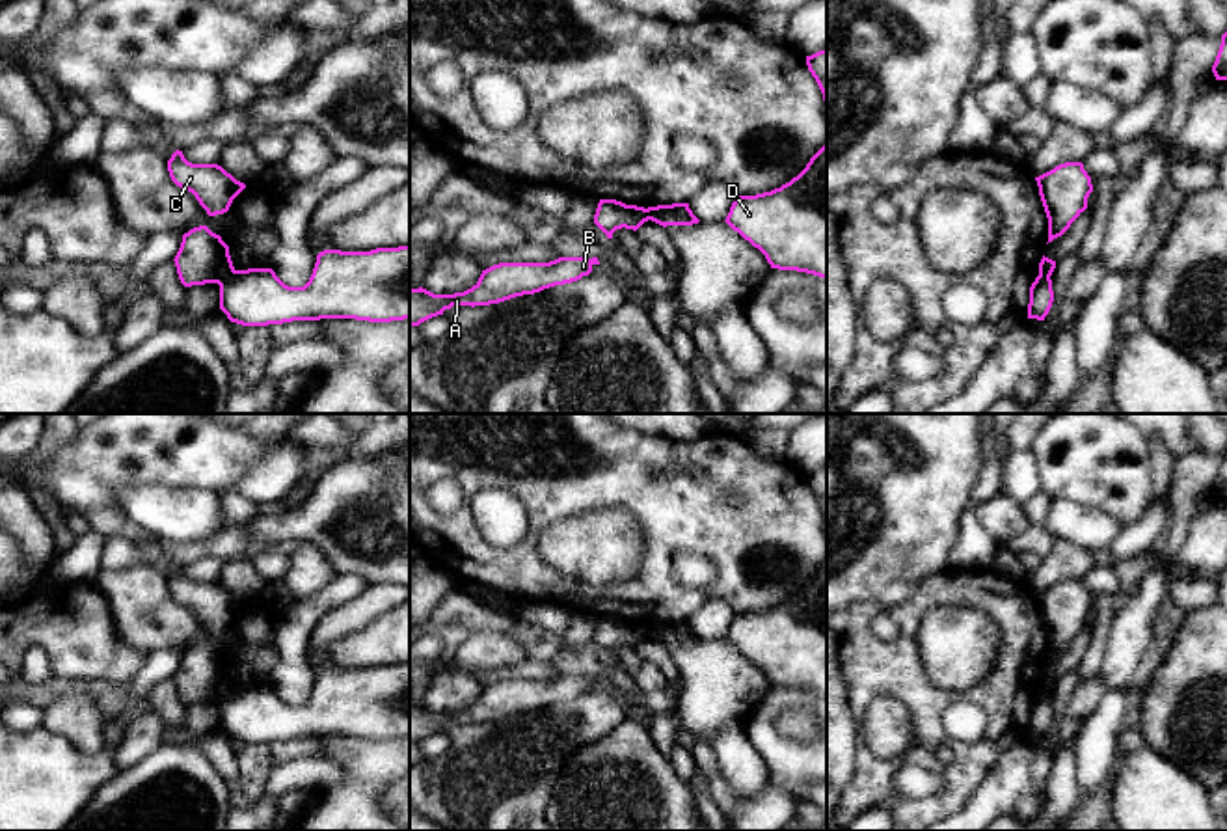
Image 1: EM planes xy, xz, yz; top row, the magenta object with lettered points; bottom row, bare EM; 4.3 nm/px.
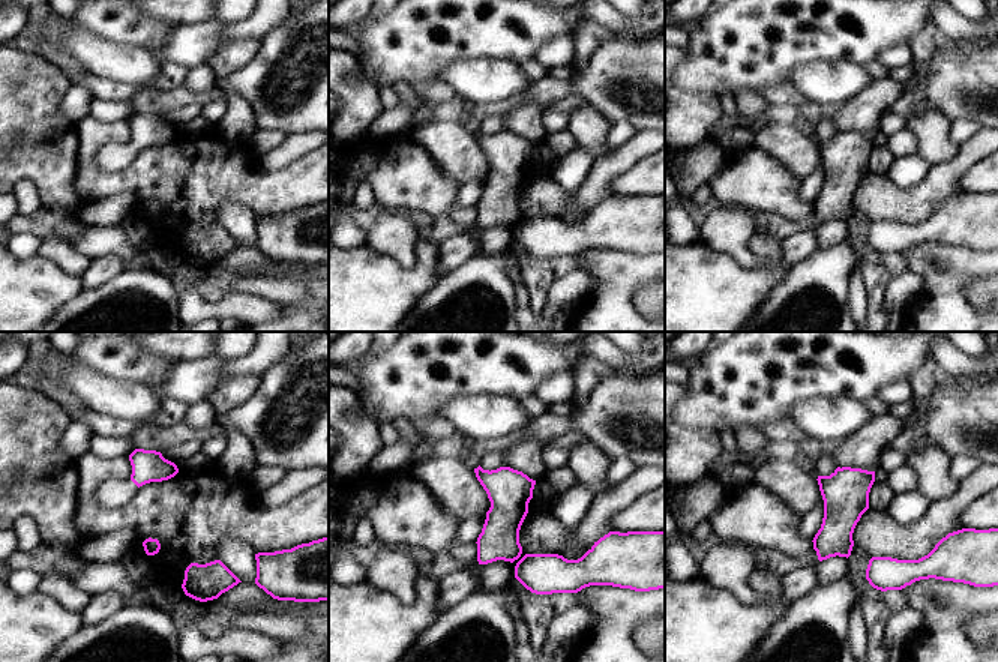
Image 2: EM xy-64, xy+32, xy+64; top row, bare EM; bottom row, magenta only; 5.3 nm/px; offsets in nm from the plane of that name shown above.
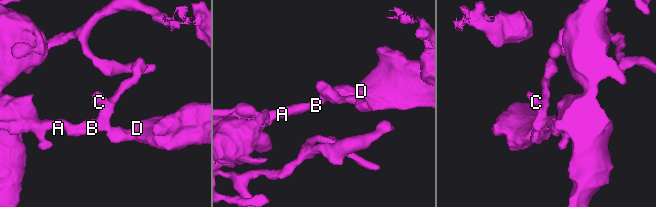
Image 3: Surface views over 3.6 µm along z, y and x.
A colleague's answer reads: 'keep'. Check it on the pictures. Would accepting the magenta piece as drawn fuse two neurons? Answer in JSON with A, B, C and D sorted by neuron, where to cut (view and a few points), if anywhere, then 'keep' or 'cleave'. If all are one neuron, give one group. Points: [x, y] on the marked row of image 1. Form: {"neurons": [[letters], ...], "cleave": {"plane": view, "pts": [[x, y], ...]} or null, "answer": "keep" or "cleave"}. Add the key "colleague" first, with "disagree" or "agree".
{"colleague": "disagree", "neurons": [["A", "B", "C"], ["D"]], "cleave": {"plane": "xy", "pts": [[233, 269], [218, 284]]}, "answer": "cleave"}

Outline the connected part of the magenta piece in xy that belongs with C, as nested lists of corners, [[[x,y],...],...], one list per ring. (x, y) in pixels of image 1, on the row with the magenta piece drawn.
[[[175,151],[168,160],[171,181],[192,192],[209,216],[229,211],[233,199],[246,188],[218,164],[192,164],[182,151]]]

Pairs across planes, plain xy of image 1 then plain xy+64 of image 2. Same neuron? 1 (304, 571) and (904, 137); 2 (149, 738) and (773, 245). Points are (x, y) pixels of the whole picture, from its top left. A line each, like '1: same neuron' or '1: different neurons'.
1: different neurons
2: different neurons

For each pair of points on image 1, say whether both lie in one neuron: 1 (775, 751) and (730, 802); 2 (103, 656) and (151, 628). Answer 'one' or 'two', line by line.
1: two
2: two

